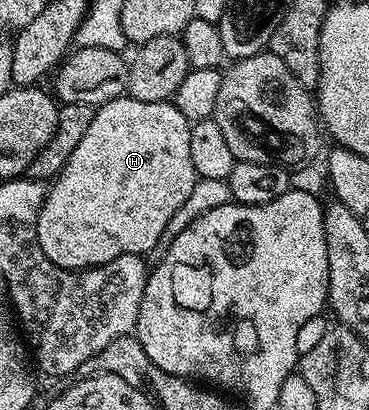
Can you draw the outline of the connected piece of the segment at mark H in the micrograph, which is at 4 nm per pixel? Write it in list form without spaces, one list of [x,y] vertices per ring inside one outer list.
[[[125,94],[99,105],[82,142],[47,189],[36,223],[42,254],[60,268],[87,270],[126,254],[151,253],[198,179],[190,158],[191,129],[192,124],[172,102],[138,102]]]

